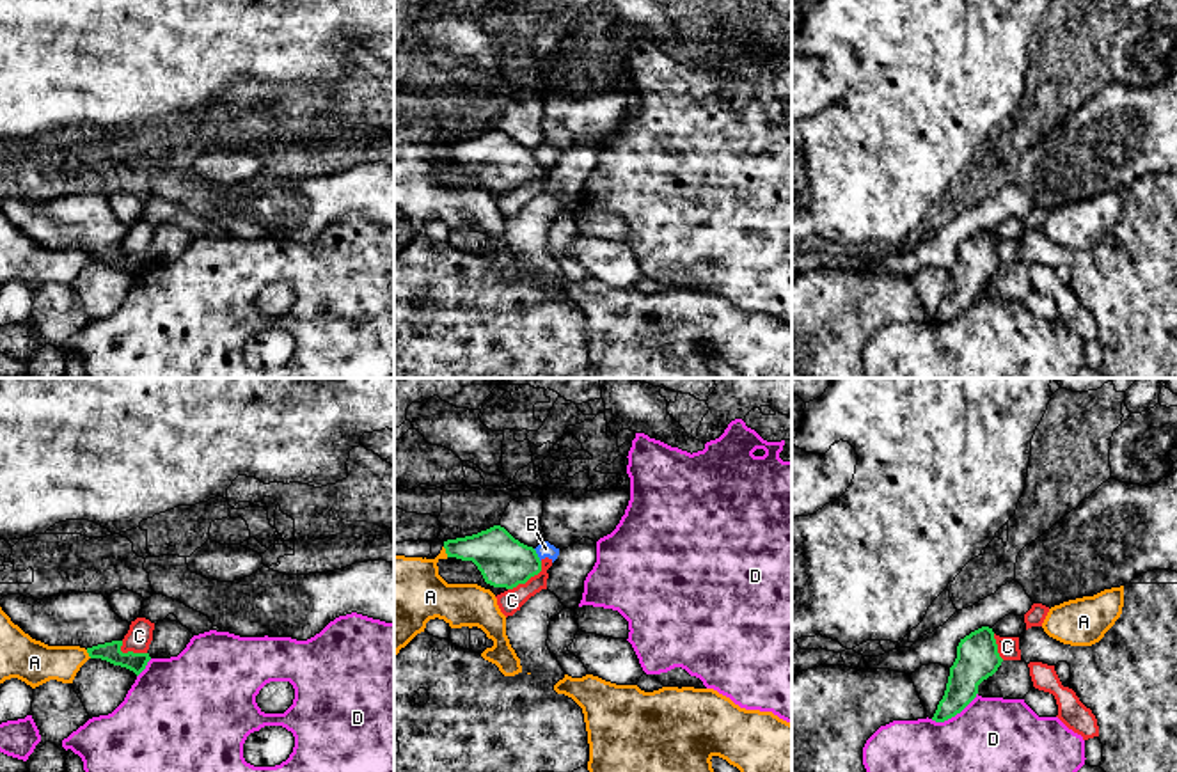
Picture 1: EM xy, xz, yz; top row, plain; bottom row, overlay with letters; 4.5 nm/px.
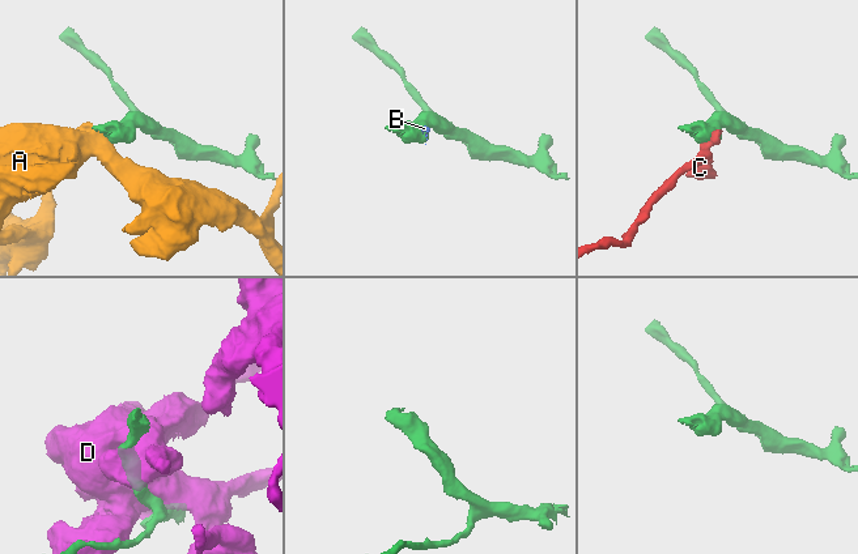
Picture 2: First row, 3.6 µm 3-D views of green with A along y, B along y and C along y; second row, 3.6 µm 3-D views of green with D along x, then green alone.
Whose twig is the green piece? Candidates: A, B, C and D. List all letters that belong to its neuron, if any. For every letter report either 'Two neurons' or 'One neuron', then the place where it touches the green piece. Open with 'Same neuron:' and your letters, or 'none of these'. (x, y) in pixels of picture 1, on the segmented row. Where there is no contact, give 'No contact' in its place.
Same neuron: none of these
A: Two neurons. Touches green at xz (446, 552)
B: Two neurons. Touches green at xz (537, 556)
C: Two neurons. Touches green at xz (528, 579)
D: Two neurons. Touches green at yz (954, 716)

